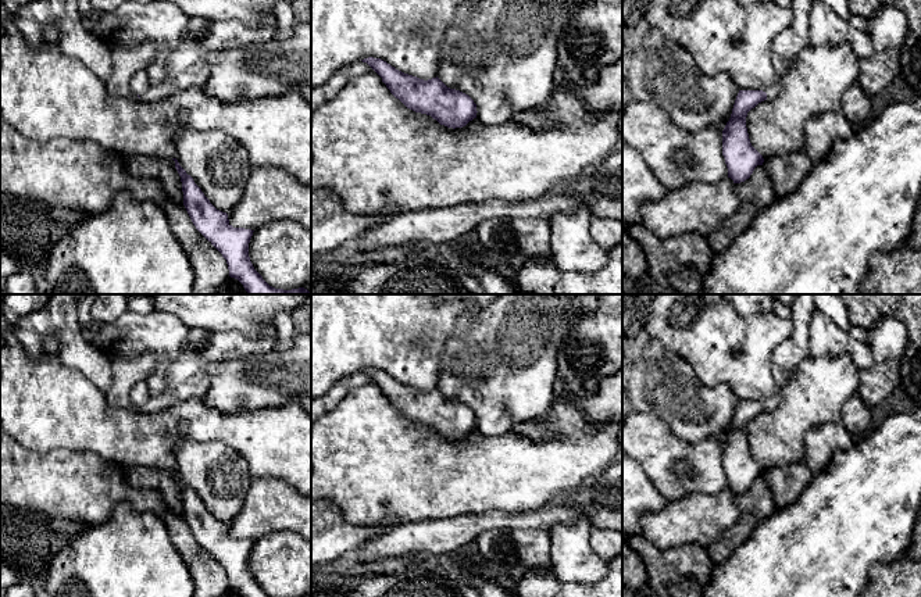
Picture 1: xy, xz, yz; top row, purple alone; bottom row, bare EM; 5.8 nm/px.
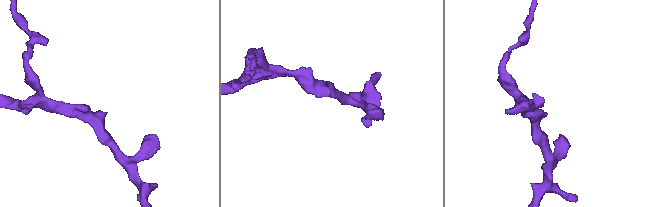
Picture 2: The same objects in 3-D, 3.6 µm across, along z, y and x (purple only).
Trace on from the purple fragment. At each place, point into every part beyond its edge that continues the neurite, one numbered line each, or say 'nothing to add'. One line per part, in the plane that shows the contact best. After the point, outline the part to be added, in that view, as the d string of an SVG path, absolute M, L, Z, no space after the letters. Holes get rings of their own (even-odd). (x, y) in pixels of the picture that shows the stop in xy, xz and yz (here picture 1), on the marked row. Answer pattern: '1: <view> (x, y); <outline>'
1: yz (789, 43); M792 0L790 11L793 14L792 24L782 31L772 42L771 60L775 71L775 81L763 89L767 100L774 100L782 87L782 75L793 64L796 57L811 46L808 37L808 15L813 0Z

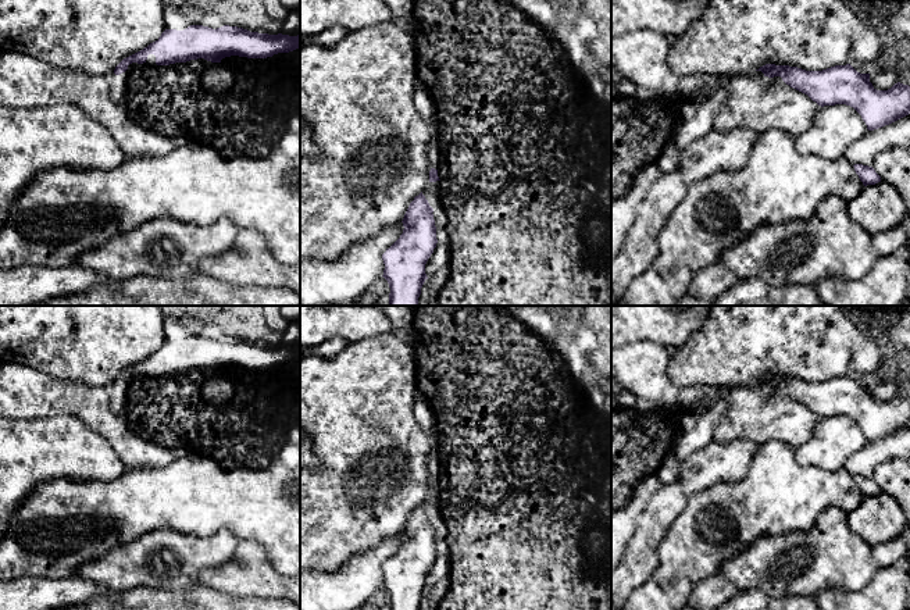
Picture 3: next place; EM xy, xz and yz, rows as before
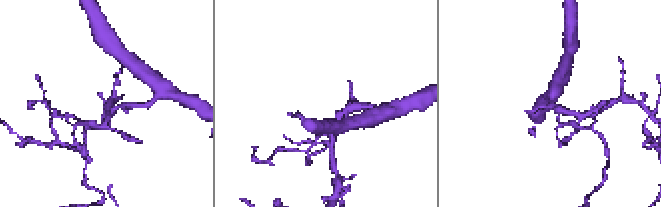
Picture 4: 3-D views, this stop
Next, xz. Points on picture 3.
1: xz (434, 154); M433 138L428 145L428 158L429 158L431 168L438 170L440 153L439 153L436 138Z

